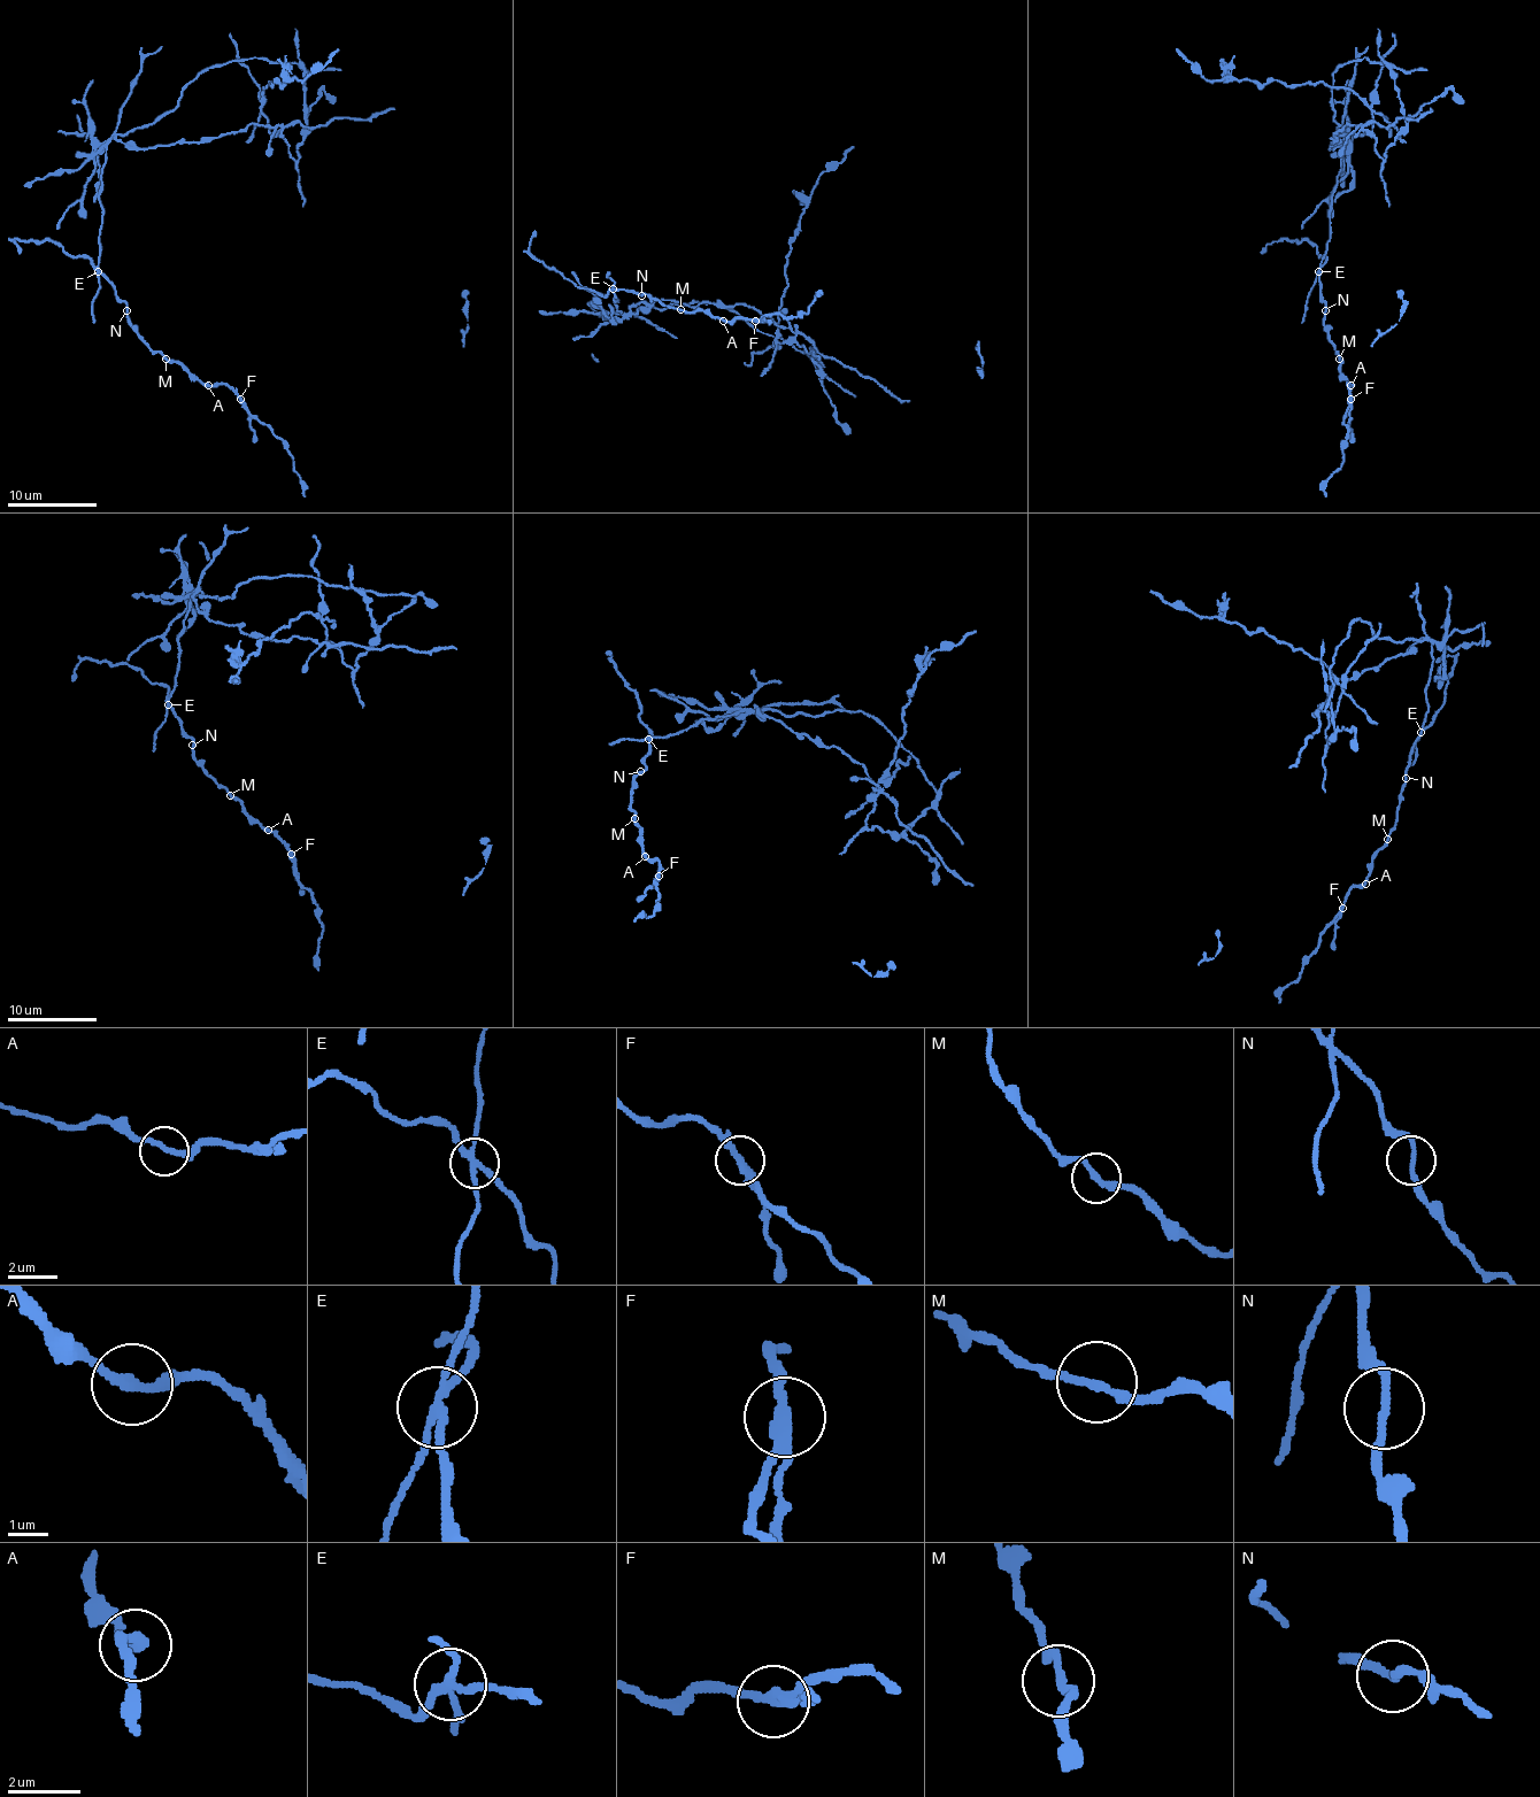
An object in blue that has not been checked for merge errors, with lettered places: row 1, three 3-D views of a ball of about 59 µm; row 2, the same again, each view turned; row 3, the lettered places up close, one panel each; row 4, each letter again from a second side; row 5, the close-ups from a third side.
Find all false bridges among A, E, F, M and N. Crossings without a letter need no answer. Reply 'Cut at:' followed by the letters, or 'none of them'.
Cut at: E, F

